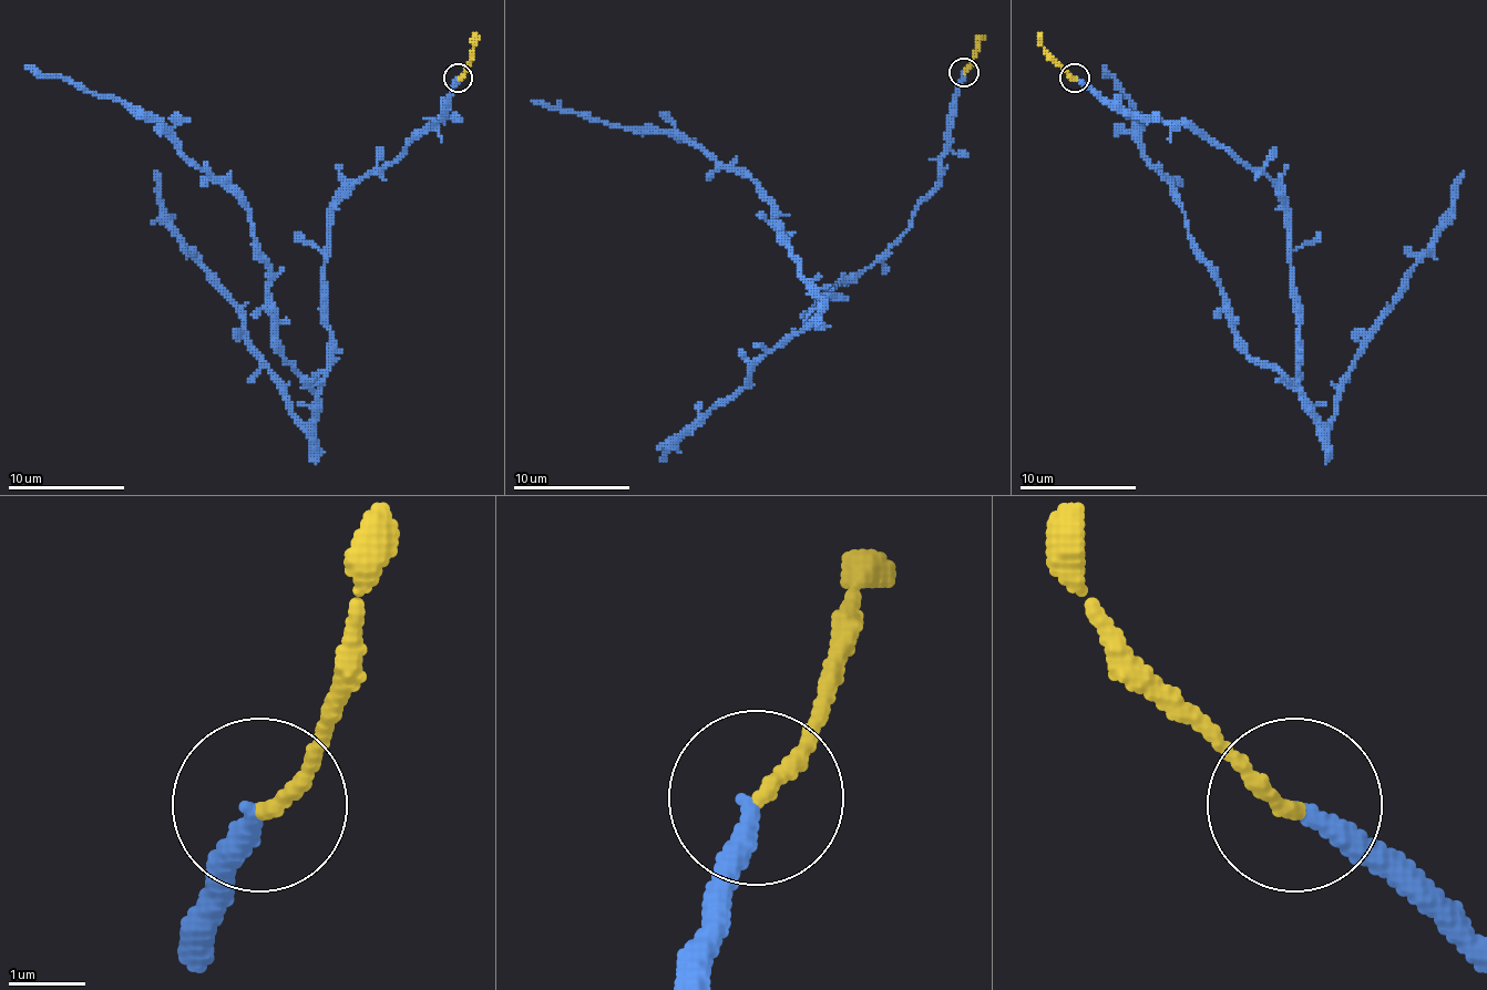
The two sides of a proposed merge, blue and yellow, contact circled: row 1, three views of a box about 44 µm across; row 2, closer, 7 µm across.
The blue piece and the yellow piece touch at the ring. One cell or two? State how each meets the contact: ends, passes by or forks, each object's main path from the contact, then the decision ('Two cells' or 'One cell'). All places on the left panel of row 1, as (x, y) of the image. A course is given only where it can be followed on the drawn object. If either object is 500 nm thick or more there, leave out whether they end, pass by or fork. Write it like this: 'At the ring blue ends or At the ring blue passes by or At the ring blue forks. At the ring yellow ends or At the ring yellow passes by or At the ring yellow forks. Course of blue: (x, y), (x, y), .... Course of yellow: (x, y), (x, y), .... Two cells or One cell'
At the ring blue ends. At the ring yellow ends. Course of blue: (459, 78), (444, 112), (336, 206), (330, 364), (309, 381), (280, 352), (242, 203), (157, 121), (26, 65). Course of yellow: (459, 78), (477, 33). One cell

